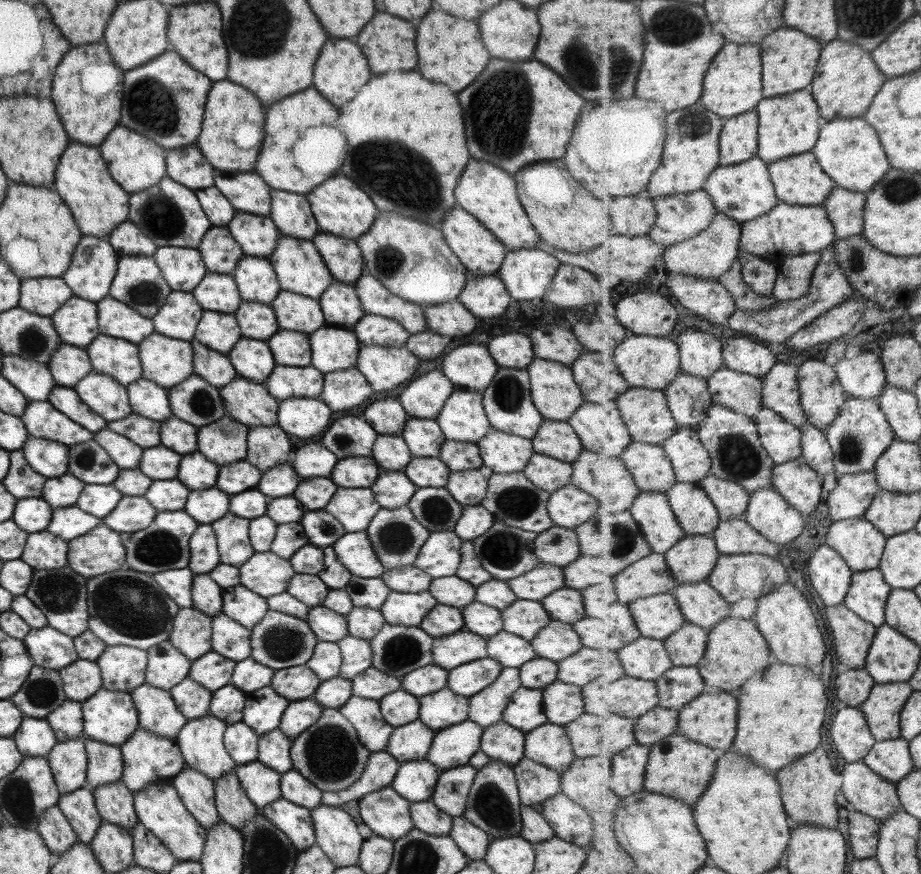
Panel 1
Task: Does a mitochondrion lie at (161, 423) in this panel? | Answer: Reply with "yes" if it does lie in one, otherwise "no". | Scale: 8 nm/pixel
no

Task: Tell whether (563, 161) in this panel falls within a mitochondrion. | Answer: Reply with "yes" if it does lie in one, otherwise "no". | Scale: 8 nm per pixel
no

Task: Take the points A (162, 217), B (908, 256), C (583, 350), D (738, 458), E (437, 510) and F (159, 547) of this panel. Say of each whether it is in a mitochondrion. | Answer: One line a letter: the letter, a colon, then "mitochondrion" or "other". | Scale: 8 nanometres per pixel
A: mitochondrion
B: other
C: other
D: mitochondrion
E: mitochondrion
F: mitochondrion

